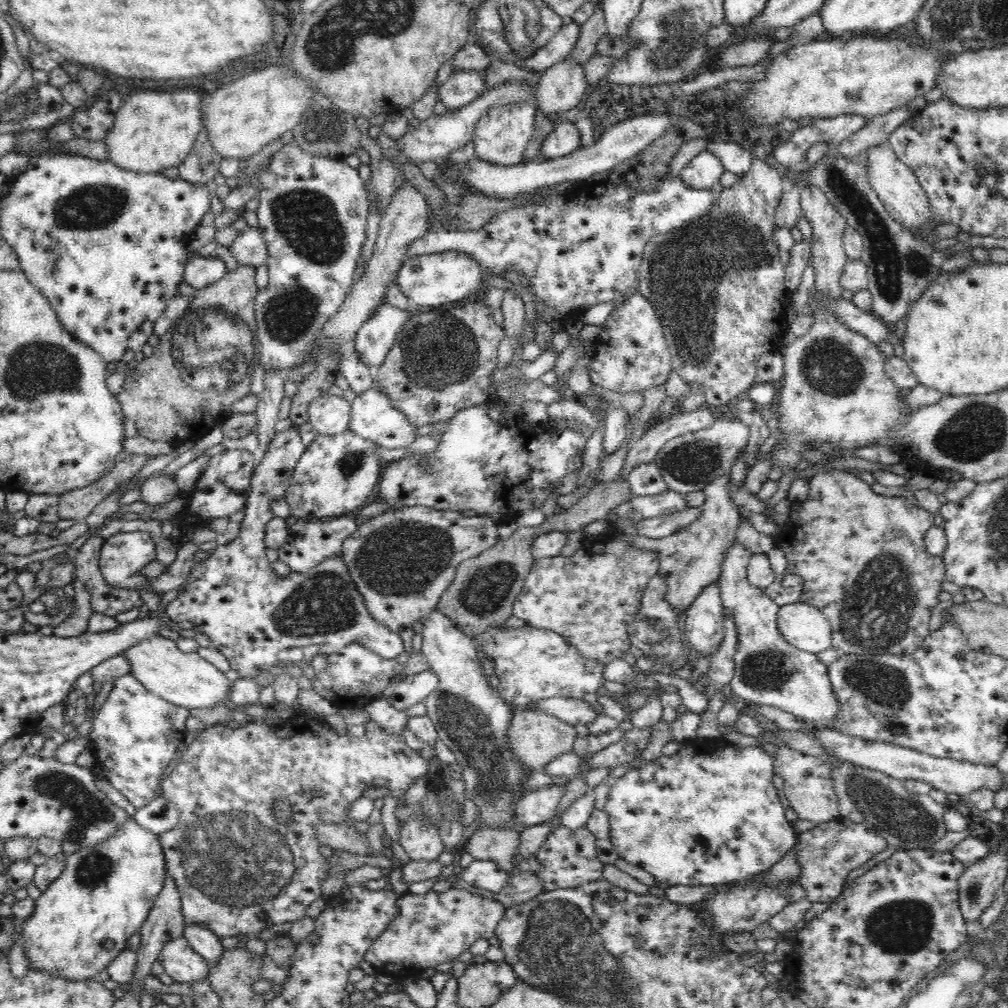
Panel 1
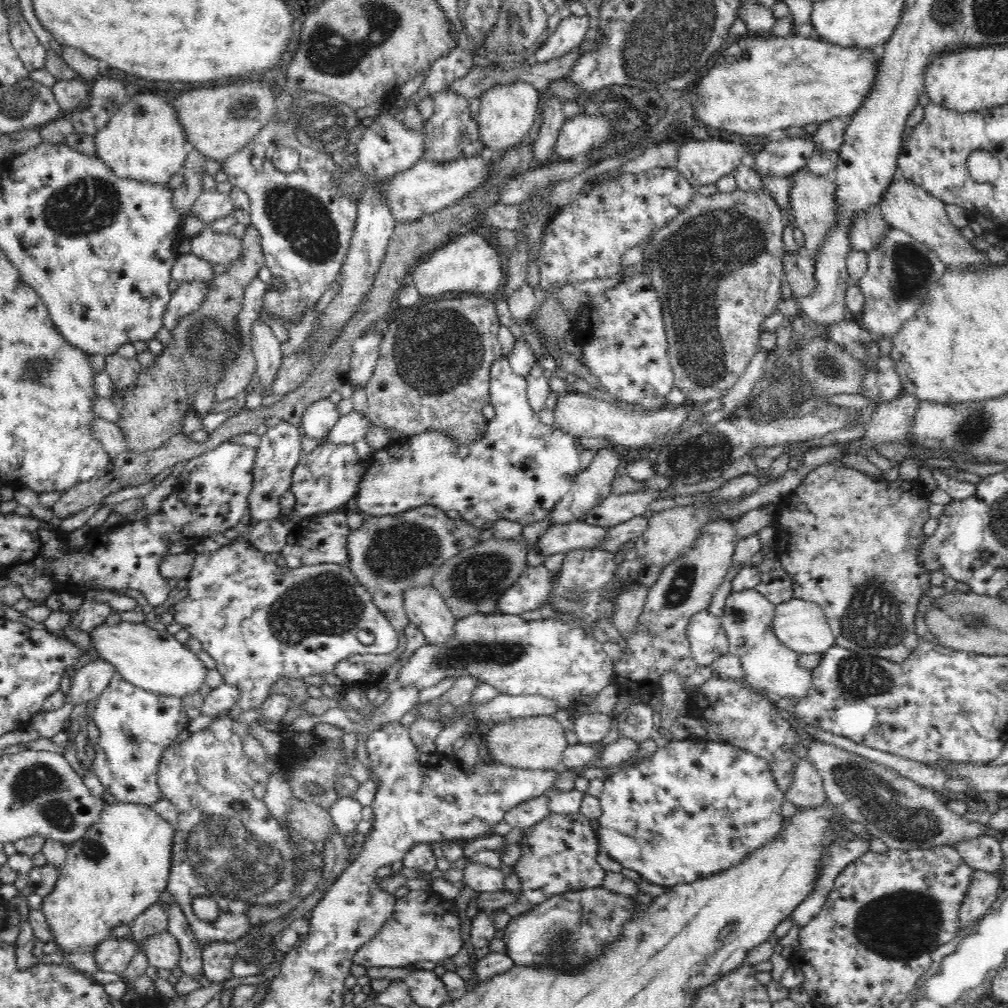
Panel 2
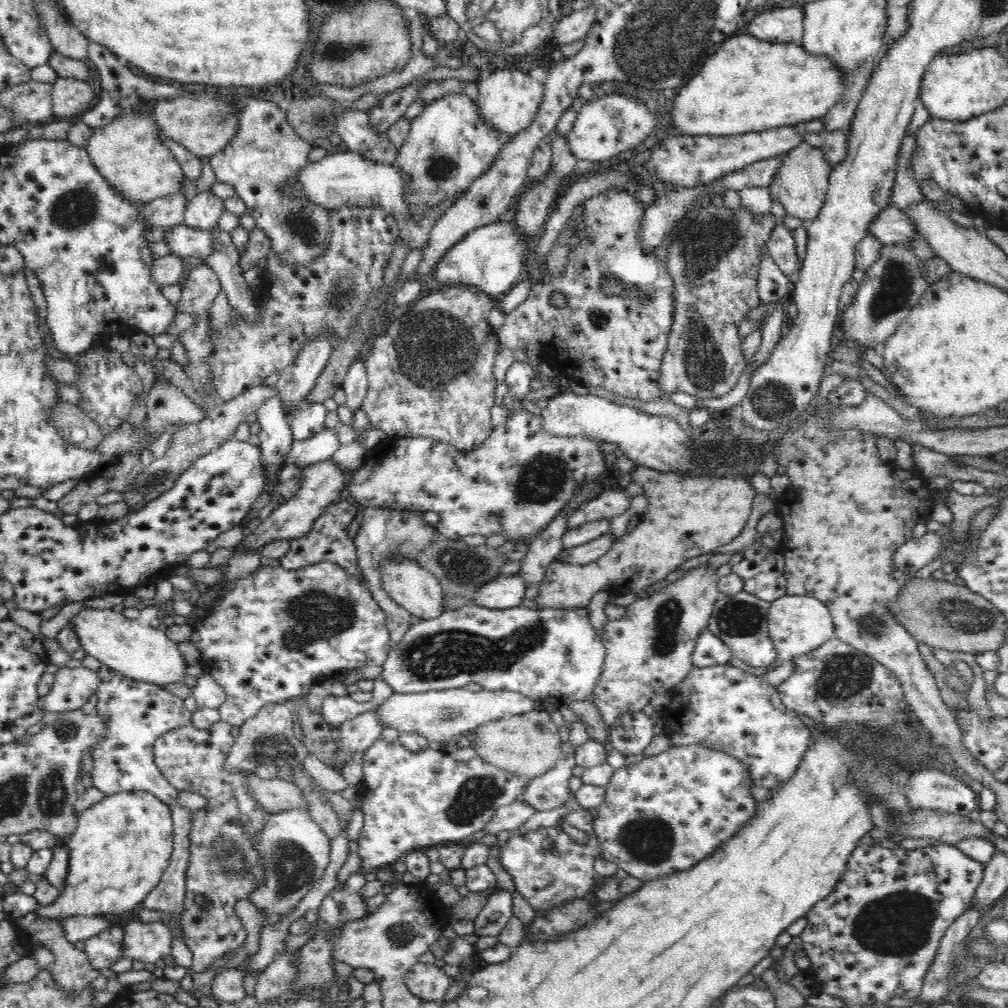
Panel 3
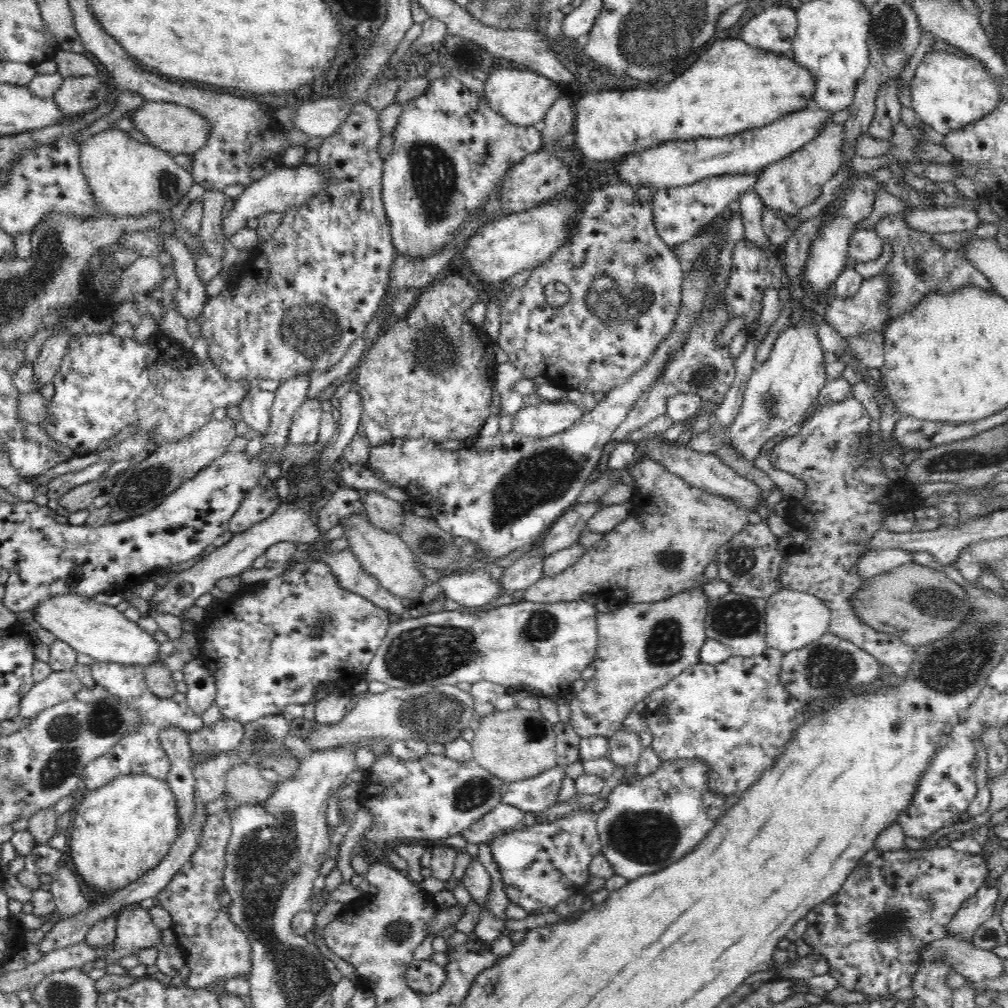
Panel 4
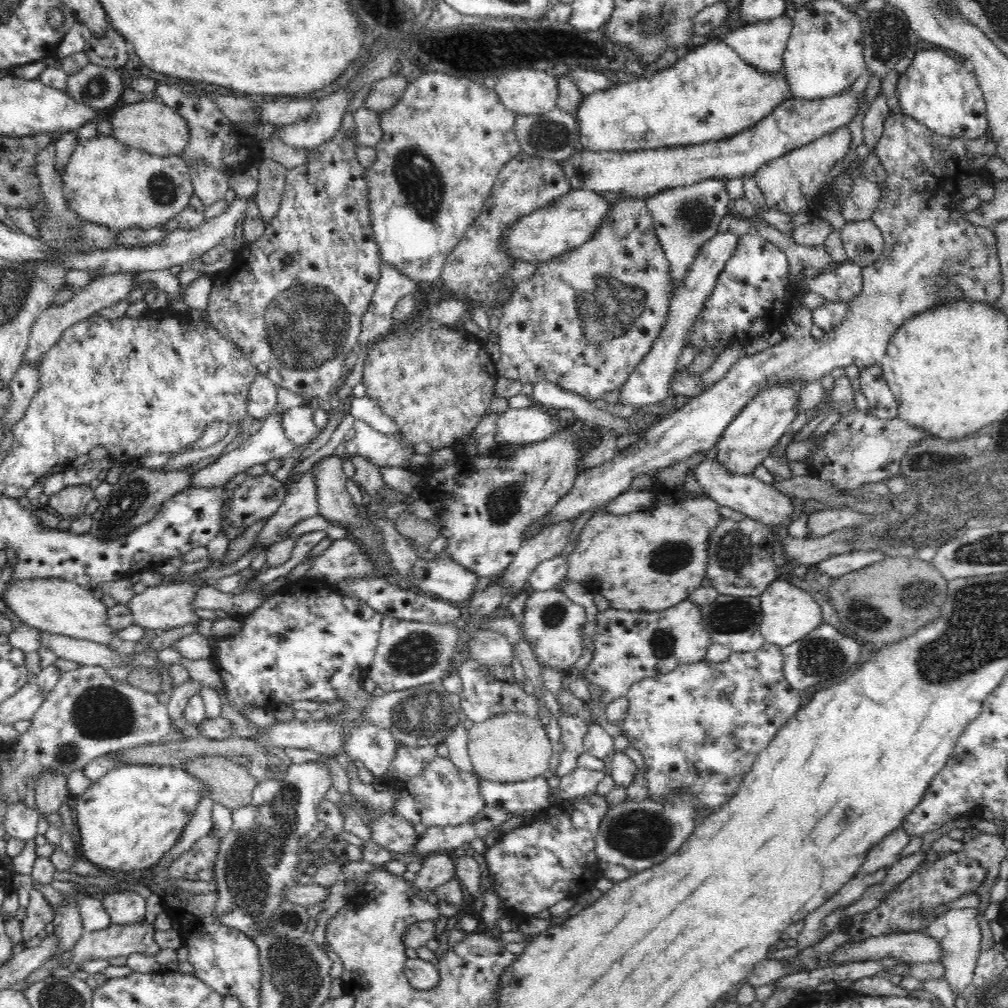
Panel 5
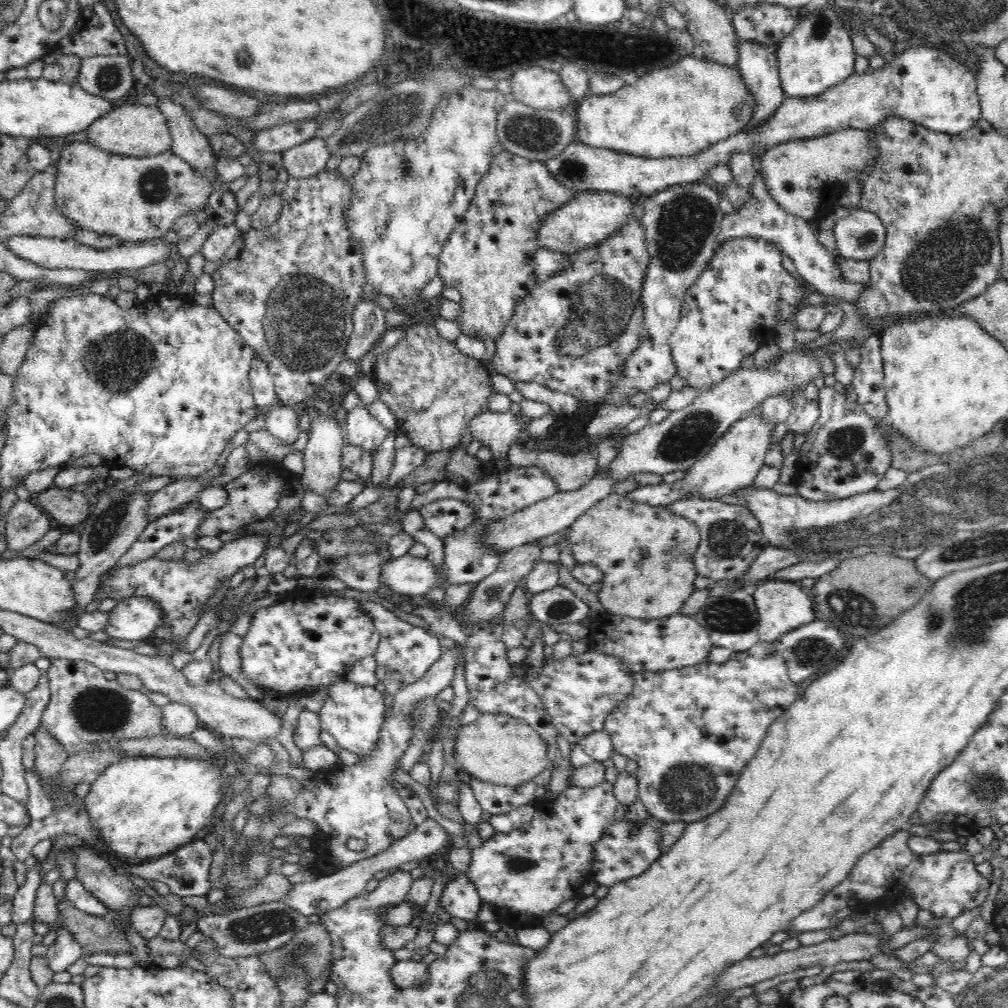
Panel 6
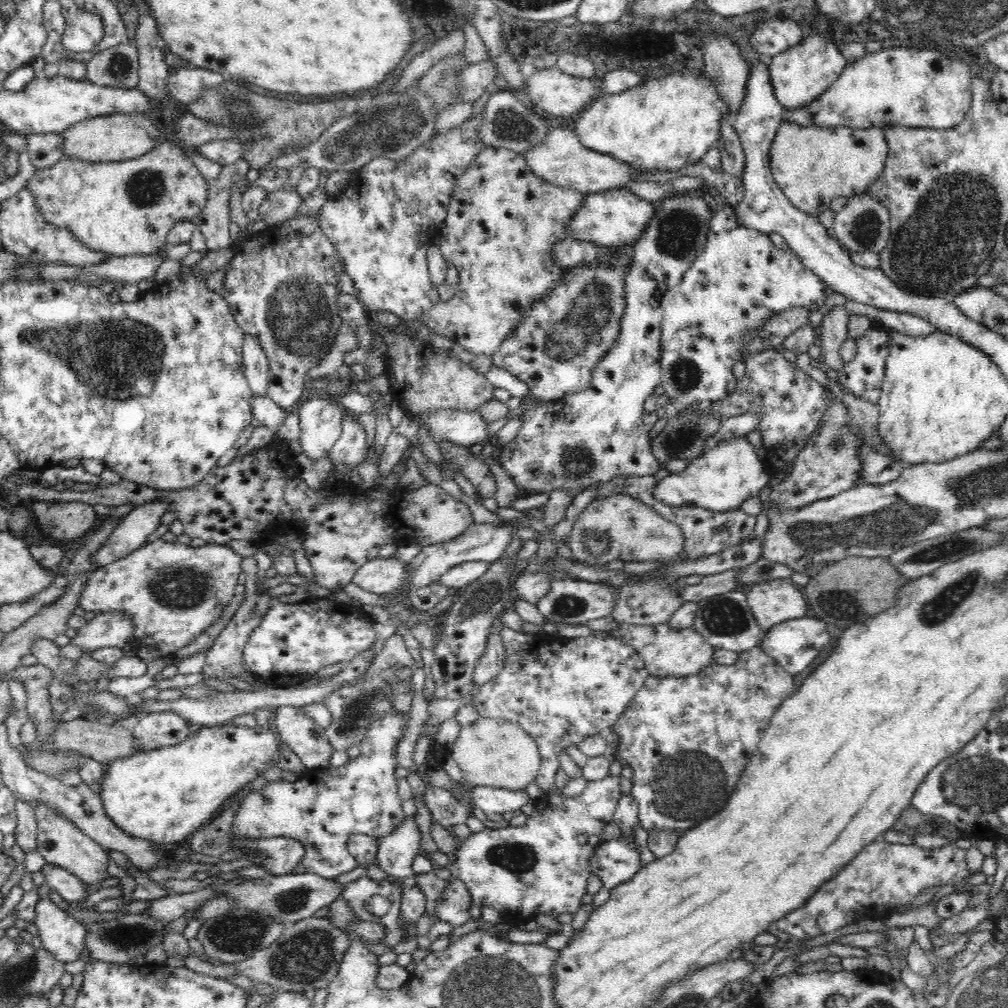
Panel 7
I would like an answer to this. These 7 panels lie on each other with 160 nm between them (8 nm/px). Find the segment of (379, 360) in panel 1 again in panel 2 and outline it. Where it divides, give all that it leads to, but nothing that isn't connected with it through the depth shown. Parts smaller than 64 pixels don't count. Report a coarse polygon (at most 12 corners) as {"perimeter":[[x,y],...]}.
{"perimeter":[[368,329],[354,341],[349,380],[364,387],[373,375],[383,335]]}

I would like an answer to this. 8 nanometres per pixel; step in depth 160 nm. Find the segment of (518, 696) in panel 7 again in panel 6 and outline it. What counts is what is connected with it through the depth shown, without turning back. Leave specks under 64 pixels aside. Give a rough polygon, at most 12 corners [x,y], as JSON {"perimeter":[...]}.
{"perimeter":[[591,646],[550,658],[536,676],[558,734],[603,730],[636,676]]}

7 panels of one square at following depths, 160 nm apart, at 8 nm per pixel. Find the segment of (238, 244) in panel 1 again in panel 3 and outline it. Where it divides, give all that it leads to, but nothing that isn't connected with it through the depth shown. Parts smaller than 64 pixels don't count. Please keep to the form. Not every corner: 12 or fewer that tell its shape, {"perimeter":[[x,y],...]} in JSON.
{"perimeter":[[184,224],[163,240],[182,258],[206,259],[214,234]]}

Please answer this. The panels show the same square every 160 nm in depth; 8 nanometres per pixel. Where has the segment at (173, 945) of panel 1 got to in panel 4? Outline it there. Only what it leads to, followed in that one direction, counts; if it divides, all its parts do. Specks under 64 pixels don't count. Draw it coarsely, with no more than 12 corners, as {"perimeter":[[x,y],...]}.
{"perimeter":[[139,903],[118,913],[103,963],[158,946],[161,930]]}

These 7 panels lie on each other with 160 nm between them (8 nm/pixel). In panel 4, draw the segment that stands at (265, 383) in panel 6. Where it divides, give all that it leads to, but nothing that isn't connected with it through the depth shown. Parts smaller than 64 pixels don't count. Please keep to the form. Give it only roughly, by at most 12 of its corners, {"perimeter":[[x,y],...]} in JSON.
{"perimeter":[[250,388],[241,418],[262,438],[270,429],[275,392]]}

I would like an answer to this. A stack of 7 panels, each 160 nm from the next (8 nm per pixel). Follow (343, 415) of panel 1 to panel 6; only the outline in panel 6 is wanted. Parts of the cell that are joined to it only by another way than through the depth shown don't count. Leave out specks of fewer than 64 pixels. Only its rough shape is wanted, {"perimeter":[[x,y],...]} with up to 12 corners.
{"perimeter":[[275,405],[265,430],[286,444],[298,440],[301,409]]}

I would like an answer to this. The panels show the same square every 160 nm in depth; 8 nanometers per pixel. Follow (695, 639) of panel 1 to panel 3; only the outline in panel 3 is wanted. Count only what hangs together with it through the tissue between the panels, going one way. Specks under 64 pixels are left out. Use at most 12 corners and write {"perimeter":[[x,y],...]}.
{"perimeter":[[710,629],[698,636],[694,667],[729,664],[730,648]]}

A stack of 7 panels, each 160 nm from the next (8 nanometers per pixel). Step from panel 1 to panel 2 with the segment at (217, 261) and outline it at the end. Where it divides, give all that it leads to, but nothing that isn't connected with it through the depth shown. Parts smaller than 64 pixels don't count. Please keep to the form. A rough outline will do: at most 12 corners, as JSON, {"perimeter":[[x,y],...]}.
{"perimeter":[[194,253],[179,254],[172,279],[180,283],[212,281],[214,268]]}

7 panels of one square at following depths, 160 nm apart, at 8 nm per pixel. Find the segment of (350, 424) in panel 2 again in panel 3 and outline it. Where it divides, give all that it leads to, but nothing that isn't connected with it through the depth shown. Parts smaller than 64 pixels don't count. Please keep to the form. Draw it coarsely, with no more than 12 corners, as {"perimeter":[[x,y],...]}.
{"perimeter":[[335,428],[294,441],[282,464],[303,466],[332,458]]}

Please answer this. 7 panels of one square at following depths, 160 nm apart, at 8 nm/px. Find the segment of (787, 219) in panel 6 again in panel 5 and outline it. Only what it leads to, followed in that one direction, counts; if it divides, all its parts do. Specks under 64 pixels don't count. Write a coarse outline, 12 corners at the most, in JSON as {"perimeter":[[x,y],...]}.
{"perimeter":[[716,233],[671,299],[654,346],[618,388],[620,404],[670,396],[696,316],[739,238]]}

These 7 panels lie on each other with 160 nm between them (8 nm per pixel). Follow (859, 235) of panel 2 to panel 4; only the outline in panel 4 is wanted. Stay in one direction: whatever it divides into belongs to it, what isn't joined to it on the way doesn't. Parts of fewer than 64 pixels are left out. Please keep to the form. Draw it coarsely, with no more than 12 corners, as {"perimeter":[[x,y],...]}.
{"perimeter":[[965,207],[914,208],[906,225],[920,232],[966,232],[981,225]]}

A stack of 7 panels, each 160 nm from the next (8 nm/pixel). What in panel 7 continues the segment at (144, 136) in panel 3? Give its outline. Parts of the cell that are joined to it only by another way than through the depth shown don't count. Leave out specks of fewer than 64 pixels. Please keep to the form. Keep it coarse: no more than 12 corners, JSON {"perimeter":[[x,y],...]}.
{"perimeter":[[164,140],[133,160],[65,156],[25,189],[108,257],[157,254],[208,184]]}

